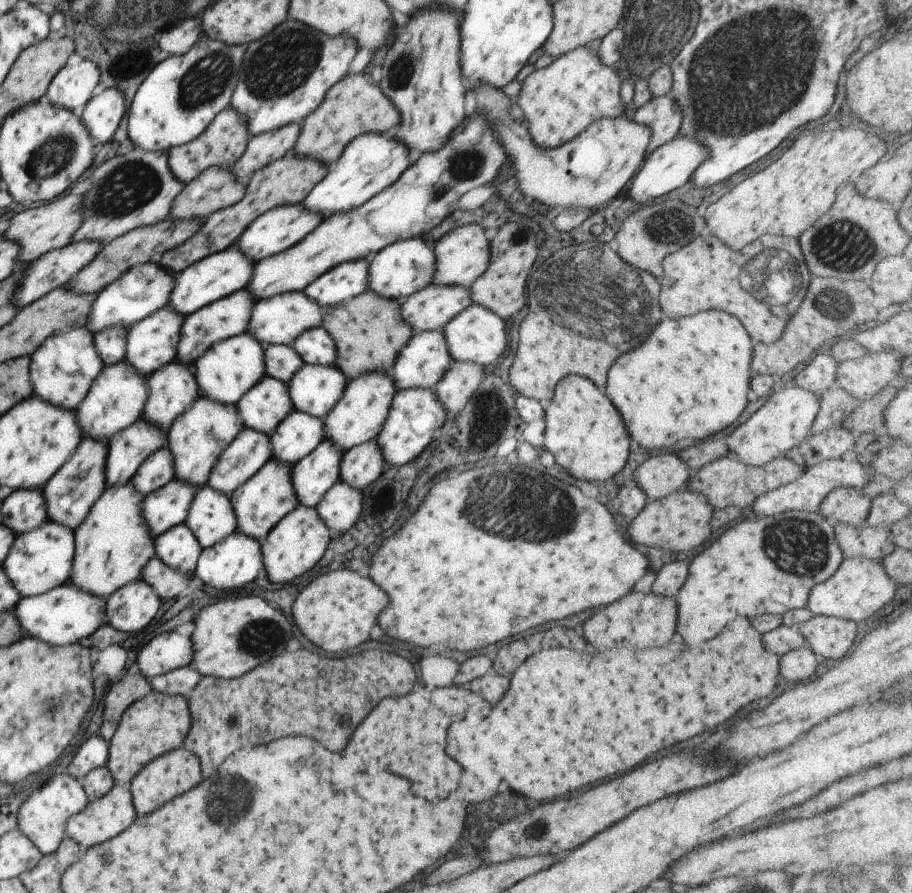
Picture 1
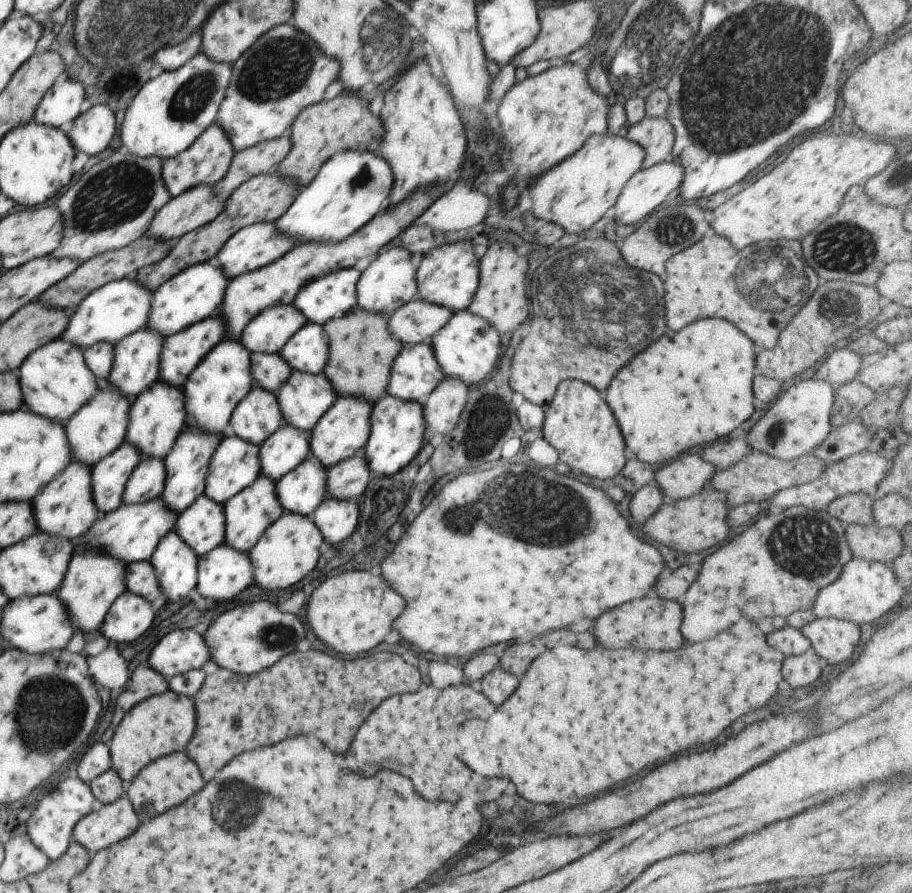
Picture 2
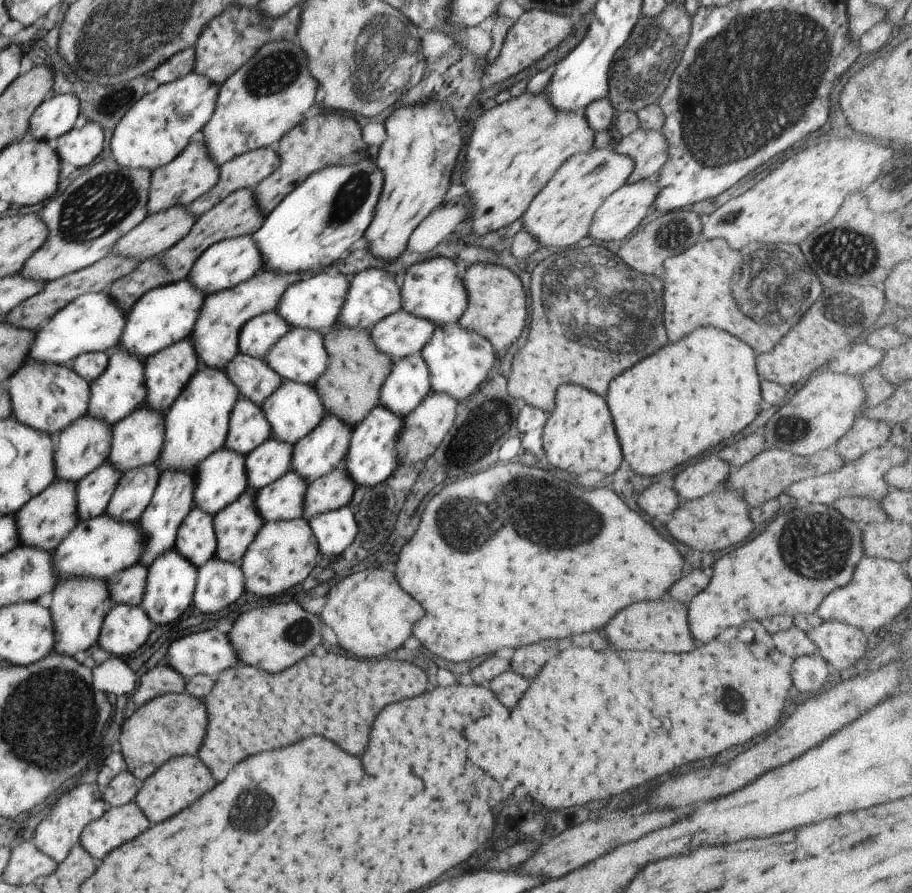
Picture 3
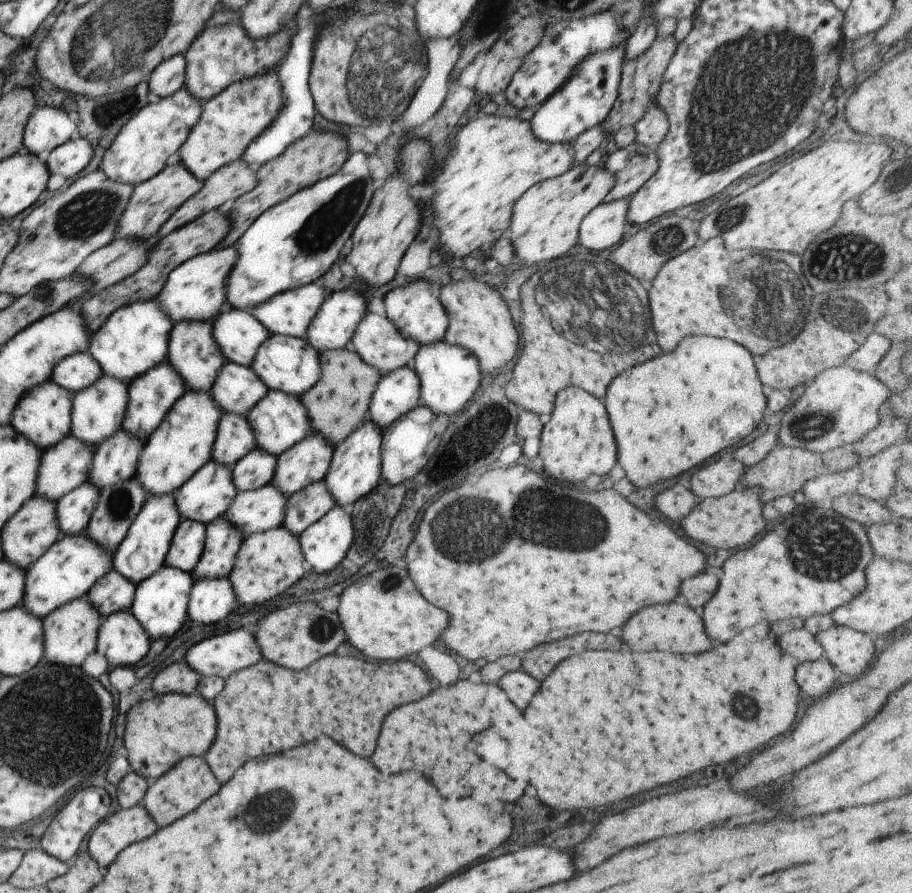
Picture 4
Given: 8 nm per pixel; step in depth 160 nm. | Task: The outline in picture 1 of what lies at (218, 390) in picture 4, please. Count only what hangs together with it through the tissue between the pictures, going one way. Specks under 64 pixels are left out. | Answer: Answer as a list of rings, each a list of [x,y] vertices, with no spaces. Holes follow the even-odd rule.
[[[268,345],[264,350],[266,375],[288,384],[294,374],[302,368],[304,360],[292,345]]]

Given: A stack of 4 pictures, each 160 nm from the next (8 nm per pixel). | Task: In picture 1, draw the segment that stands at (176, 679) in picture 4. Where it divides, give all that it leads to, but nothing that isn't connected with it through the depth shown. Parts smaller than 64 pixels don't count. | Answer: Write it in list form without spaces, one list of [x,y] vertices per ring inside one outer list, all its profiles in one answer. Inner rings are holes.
[[[137,669],[126,670],[124,676],[114,683],[104,698],[102,738],[108,742],[115,733],[122,713],[133,703],[144,698],[153,688],[150,680]]]

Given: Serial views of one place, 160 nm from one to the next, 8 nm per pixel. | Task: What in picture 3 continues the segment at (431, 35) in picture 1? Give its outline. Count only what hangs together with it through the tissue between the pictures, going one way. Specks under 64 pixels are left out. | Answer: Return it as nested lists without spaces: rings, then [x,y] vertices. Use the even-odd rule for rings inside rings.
[[[438,100],[414,106],[396,106],[392,116],[386,120],[386,140],[379,146],[376,156],[376,164],[383,172],[383,189],[375,215],[363,236],[370,241],[369,249],[373,255],[392,261],[404,252],[414,229],[444,200],[462,144],[464,134],[455,112],[446,110]]]

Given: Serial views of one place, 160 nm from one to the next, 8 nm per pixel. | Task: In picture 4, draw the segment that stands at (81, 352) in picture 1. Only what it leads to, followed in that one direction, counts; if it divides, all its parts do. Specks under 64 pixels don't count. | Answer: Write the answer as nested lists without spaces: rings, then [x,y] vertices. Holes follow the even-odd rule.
[[[48,379],[28,389],[20,397],[19,403],[13,408],[9,422],[16,432],[31,440],[44,452],[70,434],[73,400],[74,394],[72,392],[58,383],[54,383],[52,379]]]

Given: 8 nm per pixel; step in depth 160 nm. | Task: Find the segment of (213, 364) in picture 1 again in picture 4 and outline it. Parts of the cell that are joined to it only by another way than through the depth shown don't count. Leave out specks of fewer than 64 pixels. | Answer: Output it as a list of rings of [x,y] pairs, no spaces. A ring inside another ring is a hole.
[[[190,389],[185,392],[170,412],[158,425],[154,434],[147,438],[145,447],[140,453],[137,466],[136,480],[144,487],[148,497],[175,493],[199,468],[202,468],[211,459],[213,446],[216,440],[220,419],[224,416],[223,408],[215,401],[209,392]]]

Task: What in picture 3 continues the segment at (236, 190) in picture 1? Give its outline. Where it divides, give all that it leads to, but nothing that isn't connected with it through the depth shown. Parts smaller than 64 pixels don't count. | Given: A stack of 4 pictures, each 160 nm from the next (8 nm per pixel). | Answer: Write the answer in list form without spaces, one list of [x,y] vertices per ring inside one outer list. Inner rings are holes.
[[[174,205],[148,215],[138,226],[119,238],[111,252],[120,253],[124,256],[130,255],[131,257],[140,258],[140,260],[149,259],[158,253],[167,251],[176,241],[184,238],[192,230],[196,219],[184,205]]]

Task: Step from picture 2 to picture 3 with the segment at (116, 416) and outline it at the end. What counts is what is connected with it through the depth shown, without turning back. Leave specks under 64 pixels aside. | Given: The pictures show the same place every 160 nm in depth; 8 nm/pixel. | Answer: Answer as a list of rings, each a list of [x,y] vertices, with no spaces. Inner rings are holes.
[[[86,414],[71,422],[55,436],[56,479],[72,481],[77,484],[80,479],[96,470],[101,464],[108,462],[112,439],[112,426],[105,420]]]

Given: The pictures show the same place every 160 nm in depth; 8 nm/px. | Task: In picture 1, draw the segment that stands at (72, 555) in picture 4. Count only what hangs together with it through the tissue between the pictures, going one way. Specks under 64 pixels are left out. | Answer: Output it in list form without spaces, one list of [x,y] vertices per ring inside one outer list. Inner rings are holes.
[[[173,479],[158,491],[147,494],[143,504],[143,517],[153,539],[187,519],[189,508],[201,488]]]

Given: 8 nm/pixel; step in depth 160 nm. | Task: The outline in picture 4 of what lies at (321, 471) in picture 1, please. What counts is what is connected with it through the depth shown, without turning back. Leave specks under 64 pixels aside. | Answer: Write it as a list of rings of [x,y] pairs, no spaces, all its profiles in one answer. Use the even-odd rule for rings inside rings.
[[[270,482],[251,491],[240,491],[231,502],[224,516],[233,525],[236,525],[243,532],[243,538],[246,538],[248,535],[282,525],[285,519],[287,502],[288,496]]]

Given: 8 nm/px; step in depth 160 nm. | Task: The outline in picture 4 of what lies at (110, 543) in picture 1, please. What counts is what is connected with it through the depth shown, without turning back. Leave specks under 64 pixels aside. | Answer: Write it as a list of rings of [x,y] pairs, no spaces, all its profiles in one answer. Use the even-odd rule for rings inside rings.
[[[87,595],[58,606],[43,618],[44,658],[51,663],[70,667],[80,667],[81,662],[97,650],[99,628],[104,616],[89,601]]]

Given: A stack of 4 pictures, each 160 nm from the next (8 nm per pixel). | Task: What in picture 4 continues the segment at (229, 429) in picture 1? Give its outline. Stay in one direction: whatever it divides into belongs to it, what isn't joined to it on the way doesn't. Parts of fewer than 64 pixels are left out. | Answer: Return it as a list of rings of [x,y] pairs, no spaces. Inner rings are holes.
[[[173,493],[148,497],[113,556],[113,569],[136,586],[165,564],[176,529],[183,520]]]

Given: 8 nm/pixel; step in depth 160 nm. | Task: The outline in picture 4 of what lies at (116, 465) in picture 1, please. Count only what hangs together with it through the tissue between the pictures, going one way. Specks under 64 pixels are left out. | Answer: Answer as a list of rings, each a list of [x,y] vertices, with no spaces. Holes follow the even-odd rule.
[[[86,481],[57,500],[57,521],[62,536],[86,532],[100,493],[94,483]]]

